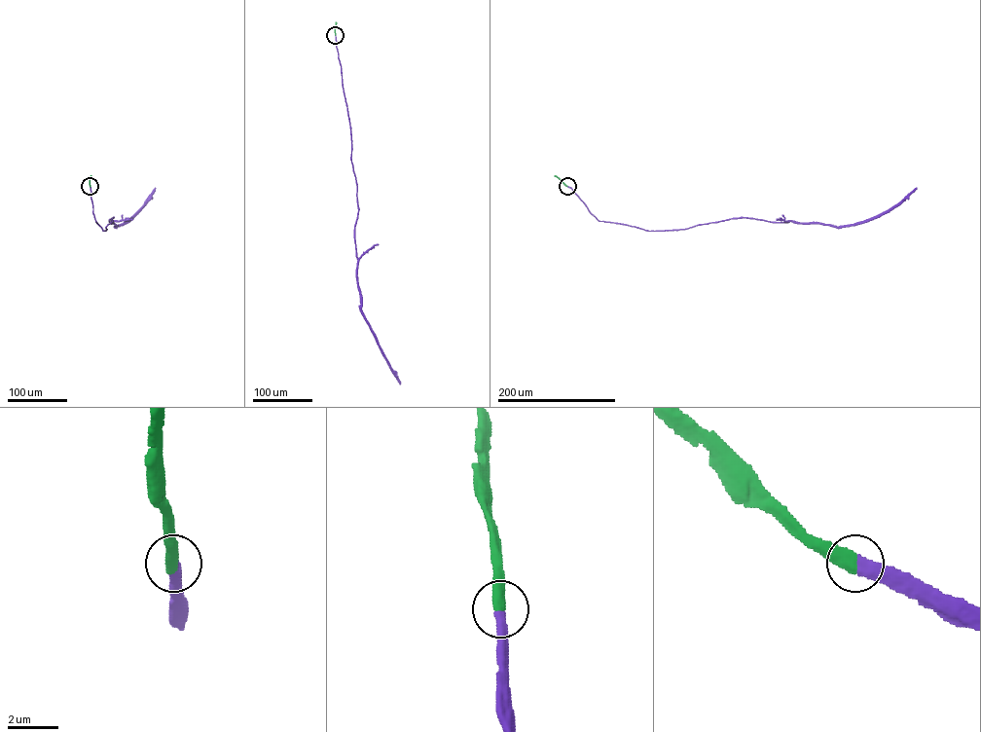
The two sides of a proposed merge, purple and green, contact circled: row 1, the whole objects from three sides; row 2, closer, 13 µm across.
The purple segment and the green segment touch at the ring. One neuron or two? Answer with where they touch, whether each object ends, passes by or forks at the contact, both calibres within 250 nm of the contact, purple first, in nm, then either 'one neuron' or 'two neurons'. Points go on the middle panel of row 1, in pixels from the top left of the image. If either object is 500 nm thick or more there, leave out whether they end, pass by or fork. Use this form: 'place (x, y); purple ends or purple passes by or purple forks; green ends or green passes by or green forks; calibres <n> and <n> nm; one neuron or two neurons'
place (335, 35); calibres 480 and 550 nm; one neuron

